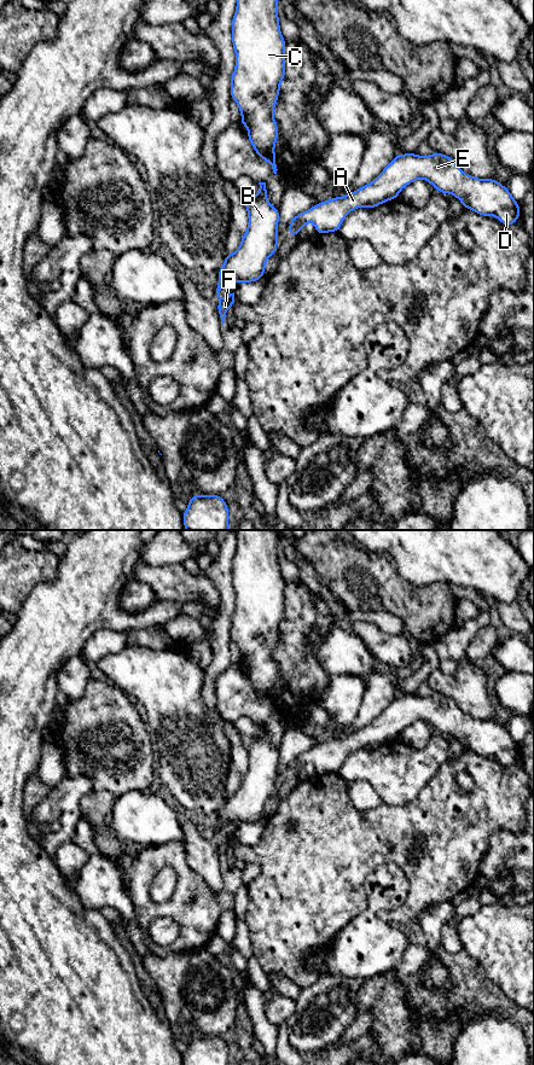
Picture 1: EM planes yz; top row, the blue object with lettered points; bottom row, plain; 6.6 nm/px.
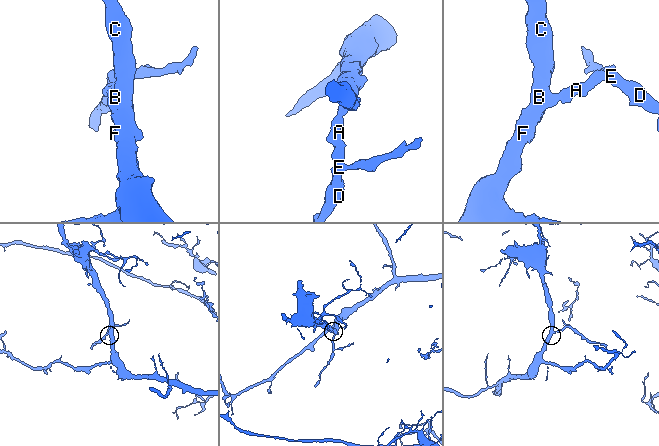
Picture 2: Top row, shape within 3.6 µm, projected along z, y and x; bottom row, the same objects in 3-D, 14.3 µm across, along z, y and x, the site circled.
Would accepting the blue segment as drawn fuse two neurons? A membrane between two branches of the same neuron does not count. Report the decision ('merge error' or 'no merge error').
no merge error

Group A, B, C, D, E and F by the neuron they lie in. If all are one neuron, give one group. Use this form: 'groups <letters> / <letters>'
groups A B C D E F

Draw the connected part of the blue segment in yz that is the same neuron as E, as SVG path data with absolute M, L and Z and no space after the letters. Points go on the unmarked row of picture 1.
M439 693L431 697L397 694L370 724L296 756L289 764L289 775L296 778L308 763L314 764L319 775L338 773L352 751L372 750L395 740L404 728L417 720L426 721L441 734L455 737L466 750L482 757L495 757L503 766L513 766L521 755L520 745L503 724L465 715L452 698Z

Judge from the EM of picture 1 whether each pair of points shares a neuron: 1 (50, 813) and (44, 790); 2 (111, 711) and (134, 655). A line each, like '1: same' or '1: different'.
1: different
2: different

